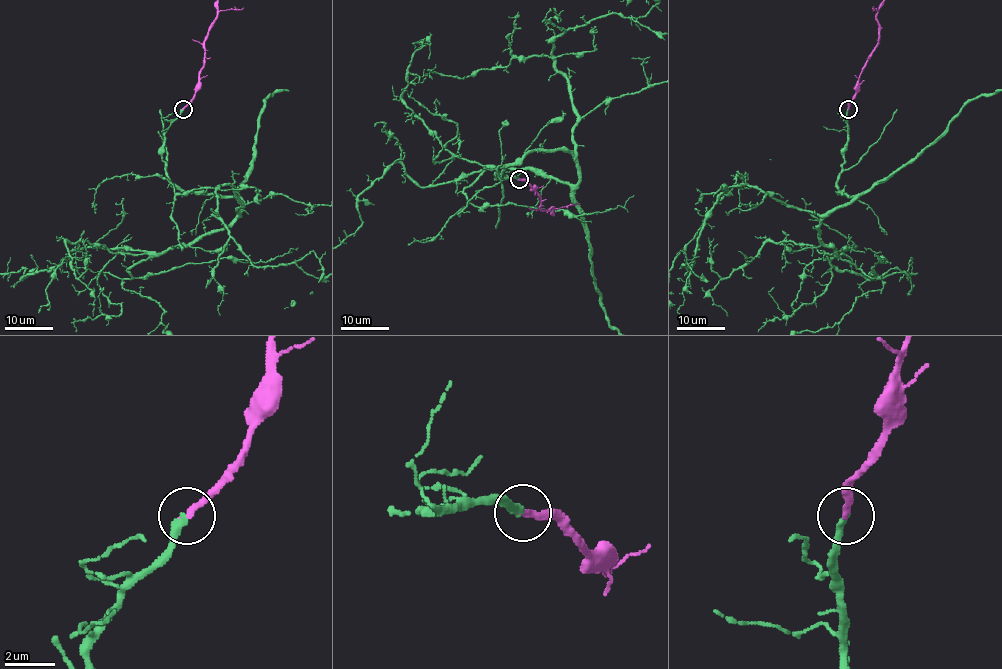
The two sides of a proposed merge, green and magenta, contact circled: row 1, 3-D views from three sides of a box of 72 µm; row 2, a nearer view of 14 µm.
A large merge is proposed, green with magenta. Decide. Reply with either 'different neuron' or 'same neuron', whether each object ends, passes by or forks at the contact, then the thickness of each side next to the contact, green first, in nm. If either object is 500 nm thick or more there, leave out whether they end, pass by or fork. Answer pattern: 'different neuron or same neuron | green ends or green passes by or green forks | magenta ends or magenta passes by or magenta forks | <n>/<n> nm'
same neuron | green ends | magenta ends | 280/240 nm

